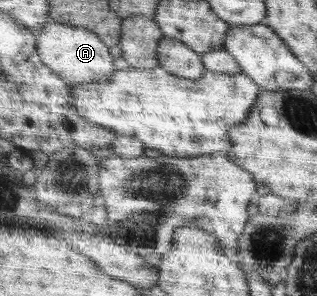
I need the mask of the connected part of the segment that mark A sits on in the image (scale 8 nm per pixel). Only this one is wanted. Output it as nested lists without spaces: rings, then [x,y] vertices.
[[[53,20],[46,24],[46,28],[40,30],[37,36],[38,51],[41,52],[44,62],[71,83],[92,84],[92,82],[100,82],[100,84],[108,84],[114,80],[118,68],[116,68],[116,58],[110,52],[111,46],[105,43],[102,37],[93,30]]]

